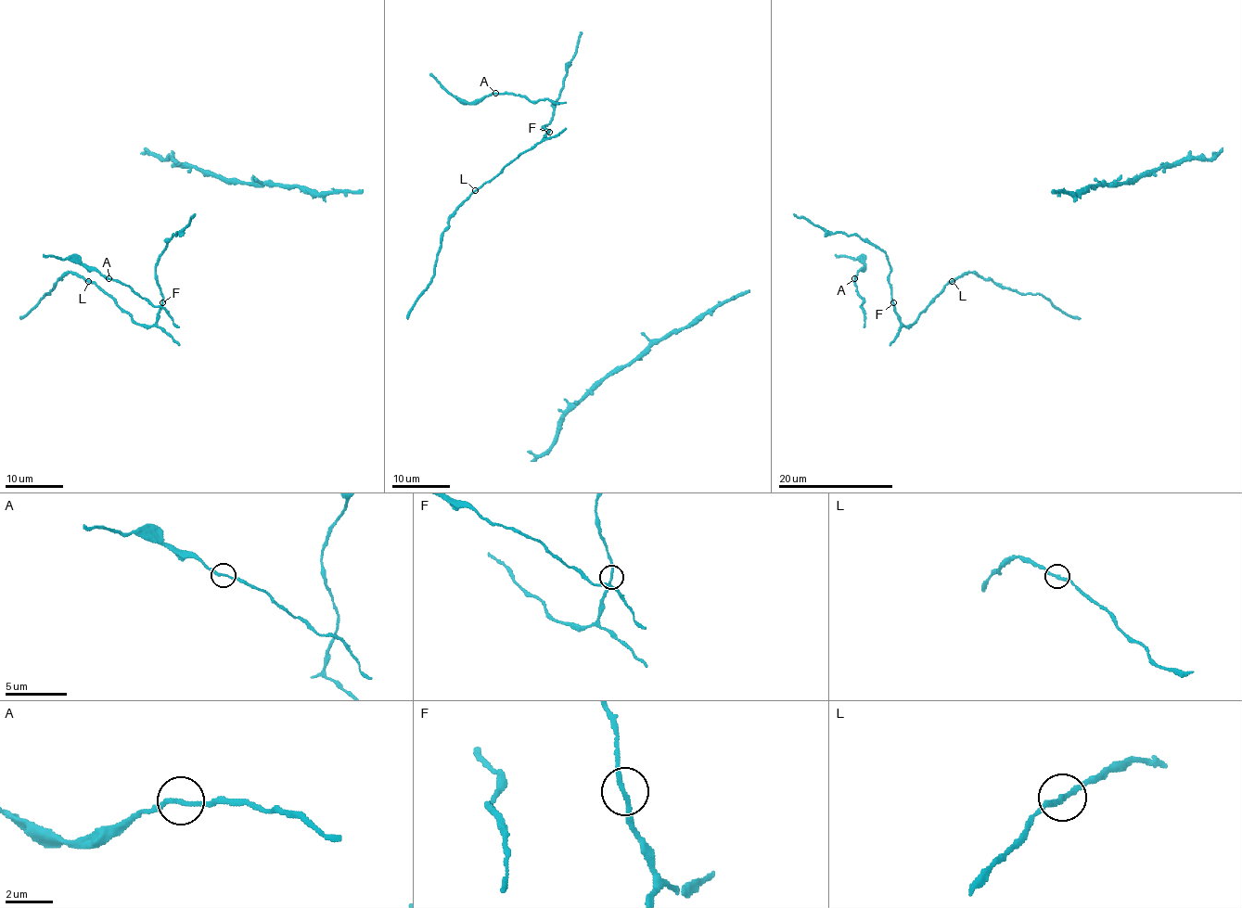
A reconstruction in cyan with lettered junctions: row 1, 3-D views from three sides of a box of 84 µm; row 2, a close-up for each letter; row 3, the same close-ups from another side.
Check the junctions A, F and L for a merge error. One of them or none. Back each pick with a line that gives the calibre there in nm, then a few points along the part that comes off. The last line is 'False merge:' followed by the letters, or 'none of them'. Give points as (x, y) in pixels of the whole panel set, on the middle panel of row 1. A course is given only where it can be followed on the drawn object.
False merge: none of them

